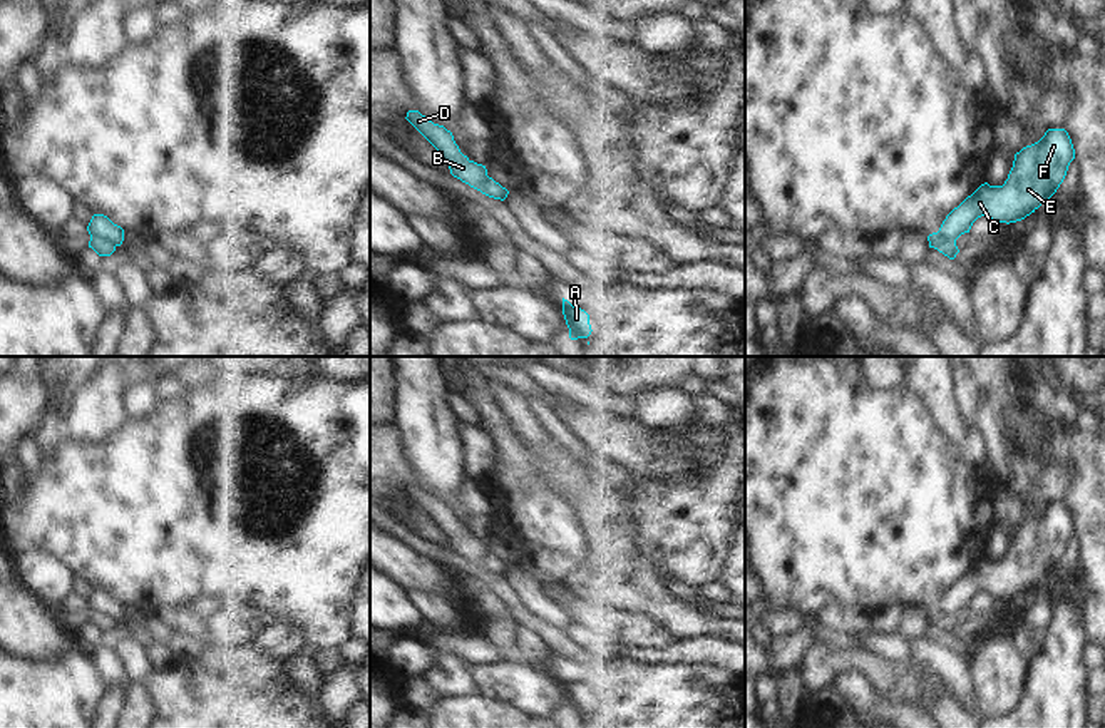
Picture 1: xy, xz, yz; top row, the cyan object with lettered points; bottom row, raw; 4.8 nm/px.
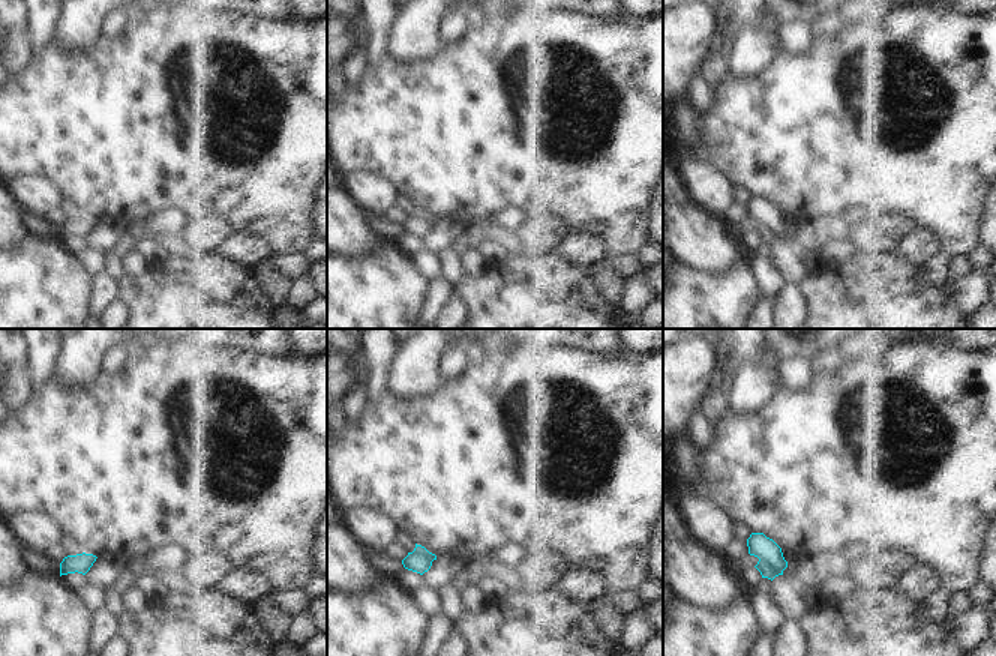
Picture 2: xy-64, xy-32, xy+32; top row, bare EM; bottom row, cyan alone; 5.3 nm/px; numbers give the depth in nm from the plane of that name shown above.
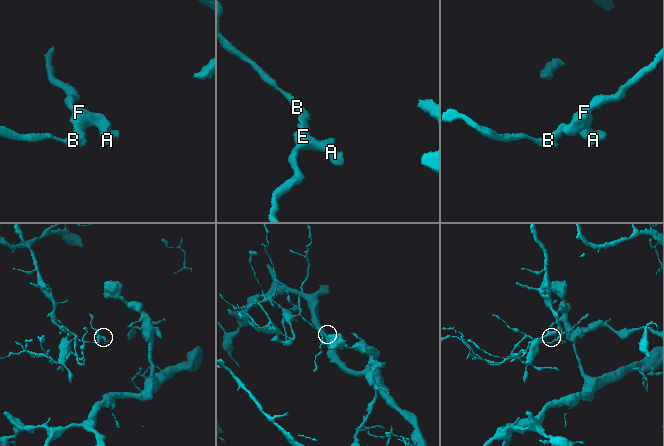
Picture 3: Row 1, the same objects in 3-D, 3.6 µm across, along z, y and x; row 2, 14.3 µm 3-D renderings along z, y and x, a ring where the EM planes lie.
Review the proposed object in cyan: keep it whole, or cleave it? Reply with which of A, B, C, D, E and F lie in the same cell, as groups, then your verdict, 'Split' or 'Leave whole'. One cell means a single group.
Groups: A C E F / B D. Split

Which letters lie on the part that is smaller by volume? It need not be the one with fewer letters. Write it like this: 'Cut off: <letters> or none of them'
Cut off: A, C, E, F

